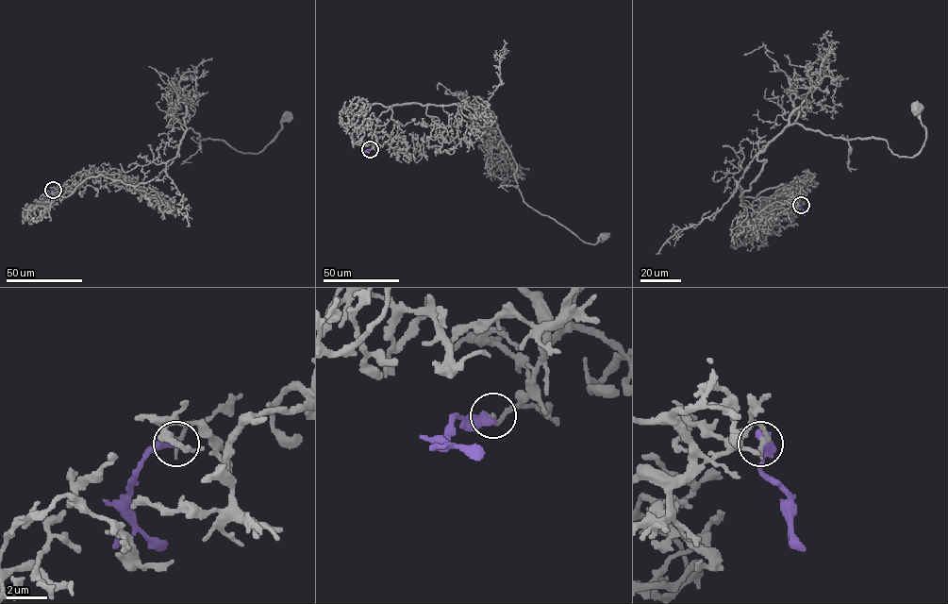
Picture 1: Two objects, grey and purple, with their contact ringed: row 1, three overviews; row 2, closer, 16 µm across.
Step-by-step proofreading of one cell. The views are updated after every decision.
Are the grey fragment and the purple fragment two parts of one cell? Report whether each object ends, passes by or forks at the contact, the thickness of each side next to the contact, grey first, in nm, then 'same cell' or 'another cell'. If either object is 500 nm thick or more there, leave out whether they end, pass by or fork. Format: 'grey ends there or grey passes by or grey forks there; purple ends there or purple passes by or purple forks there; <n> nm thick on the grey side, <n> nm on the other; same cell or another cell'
280 nm thick on the grey side, 550 nm on the other; same cell

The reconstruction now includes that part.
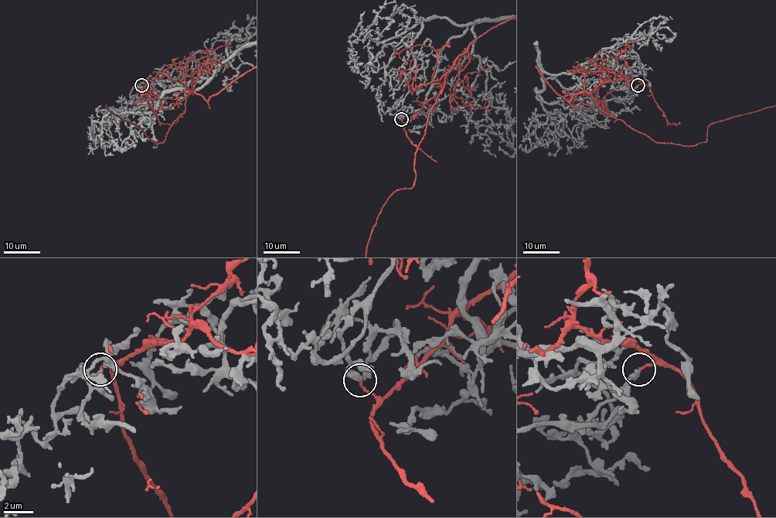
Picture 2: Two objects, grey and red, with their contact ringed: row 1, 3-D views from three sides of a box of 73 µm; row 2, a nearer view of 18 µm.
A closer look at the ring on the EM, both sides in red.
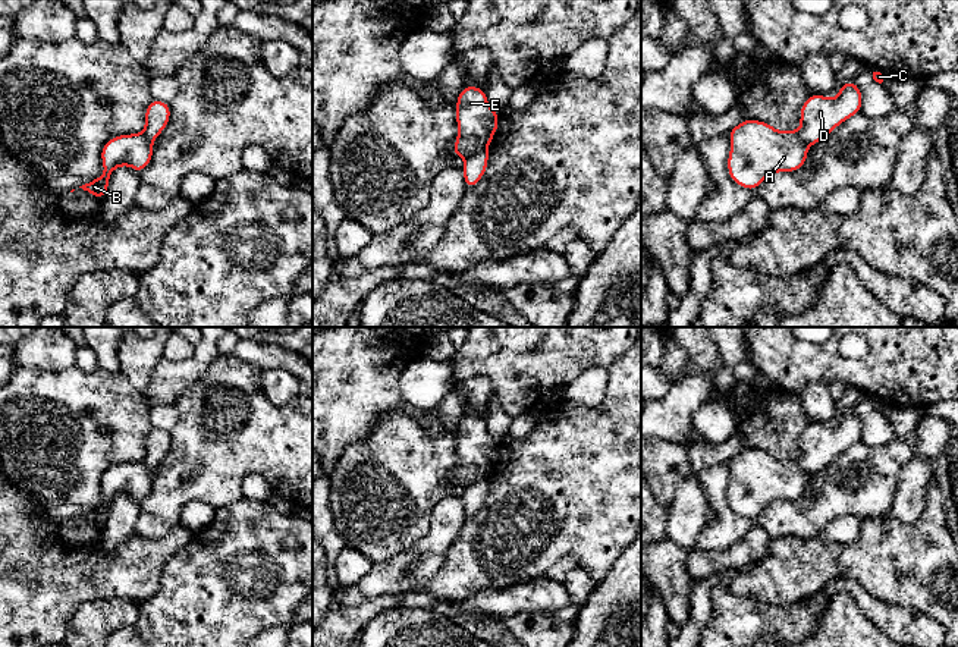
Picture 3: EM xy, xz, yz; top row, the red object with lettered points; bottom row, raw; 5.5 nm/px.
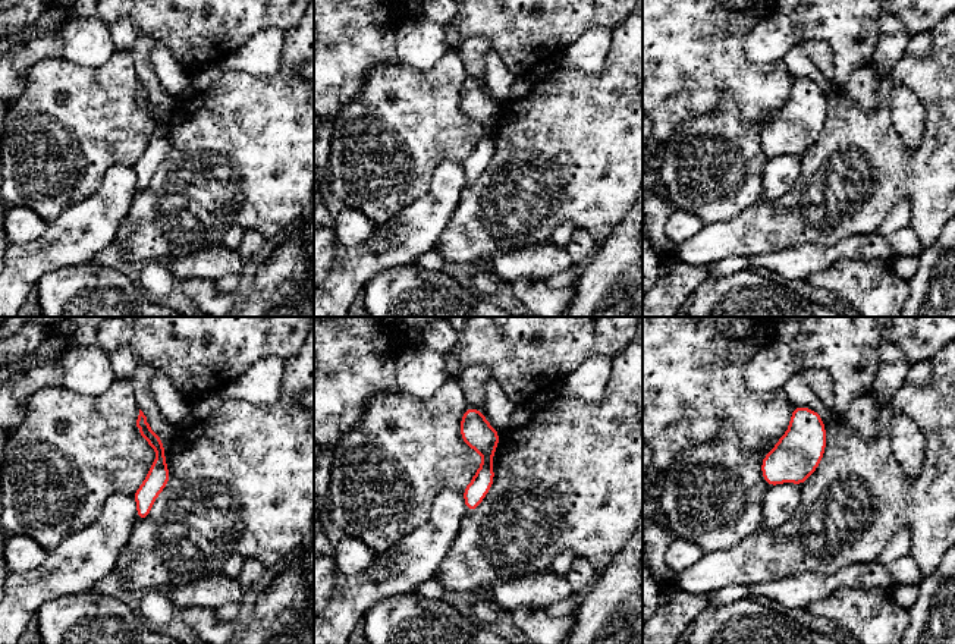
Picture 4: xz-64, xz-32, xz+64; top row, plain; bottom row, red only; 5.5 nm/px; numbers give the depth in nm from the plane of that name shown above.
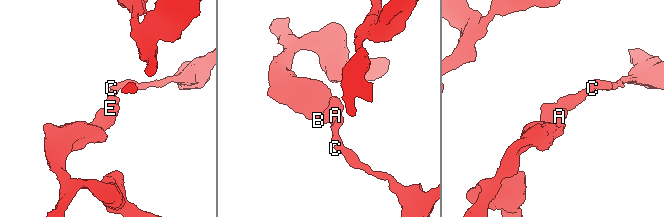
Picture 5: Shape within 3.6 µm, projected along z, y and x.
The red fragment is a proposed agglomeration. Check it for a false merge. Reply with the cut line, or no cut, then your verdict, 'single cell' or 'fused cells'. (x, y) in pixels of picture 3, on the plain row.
cut xz (486, 477), (467, 487); fused cells

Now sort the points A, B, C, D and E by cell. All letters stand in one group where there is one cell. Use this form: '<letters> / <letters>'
A B E / C D

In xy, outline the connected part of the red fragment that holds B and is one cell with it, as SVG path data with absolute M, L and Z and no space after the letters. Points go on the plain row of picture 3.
M142 461L131 464L116 464L101 477L101 491L104 502L79 516L88 522L103 528L111 500L119 494L131 494L141 502L153 487L153 468L148 468Z

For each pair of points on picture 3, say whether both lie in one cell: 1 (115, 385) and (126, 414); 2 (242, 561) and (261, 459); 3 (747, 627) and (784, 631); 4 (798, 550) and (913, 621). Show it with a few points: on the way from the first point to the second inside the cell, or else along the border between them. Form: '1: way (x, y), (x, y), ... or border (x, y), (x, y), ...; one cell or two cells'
1: way (115, 392), (115, 402), (119, 407); one cell
2: border (241, 496), (235, 502), (216, 509); two cells
3: way (756, 625), (775, 625); one cell
4: border (820, 589), (836, 578), (853, 578), (872, 596); two cells

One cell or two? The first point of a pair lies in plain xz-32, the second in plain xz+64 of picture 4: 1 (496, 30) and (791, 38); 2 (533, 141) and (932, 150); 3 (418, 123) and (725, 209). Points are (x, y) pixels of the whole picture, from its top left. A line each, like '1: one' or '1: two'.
1: two
2: one
3: one

